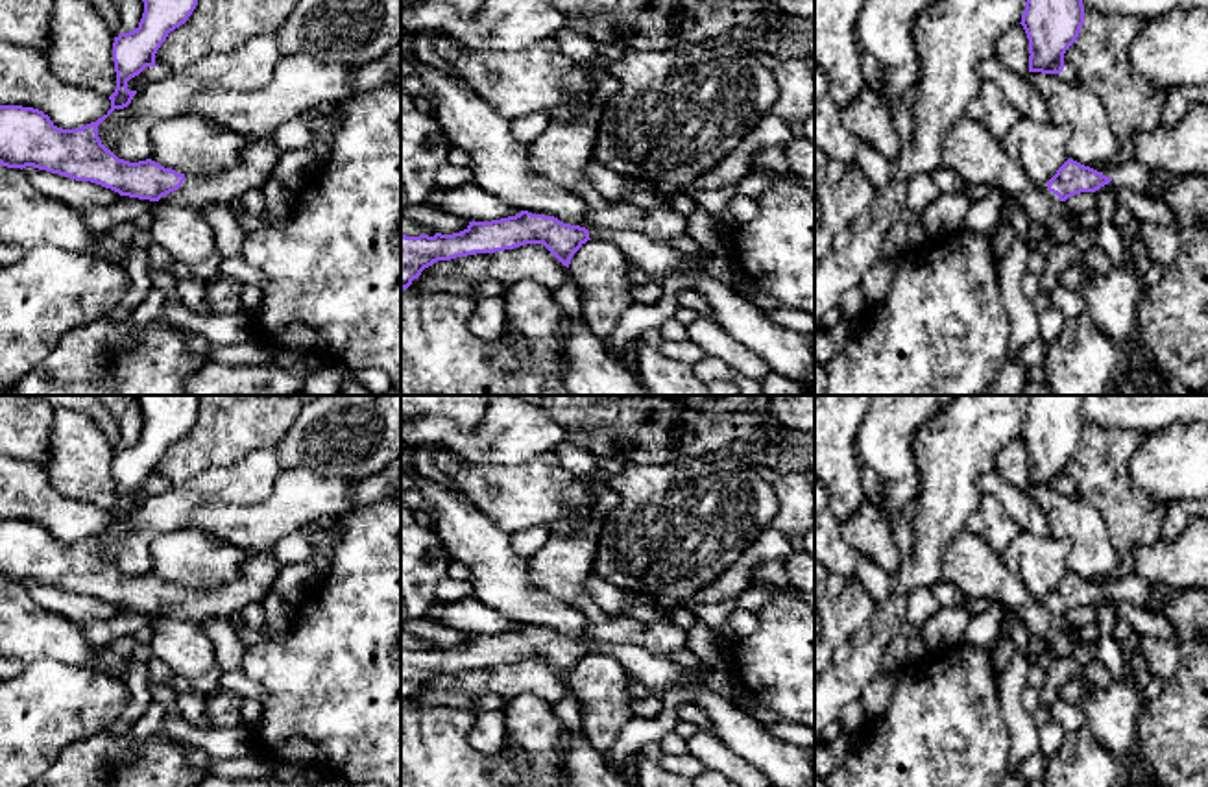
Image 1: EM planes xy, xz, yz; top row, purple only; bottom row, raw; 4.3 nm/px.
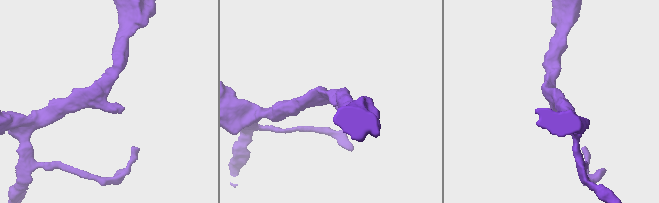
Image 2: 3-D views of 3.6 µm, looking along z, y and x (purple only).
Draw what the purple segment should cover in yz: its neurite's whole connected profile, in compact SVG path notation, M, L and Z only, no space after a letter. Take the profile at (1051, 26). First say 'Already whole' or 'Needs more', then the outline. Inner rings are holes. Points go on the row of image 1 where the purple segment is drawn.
Already whole. M1027 0L1020 22L1029 39L1029 72L1060 74L1066 50L1077 41L1084 24L1082 0Z

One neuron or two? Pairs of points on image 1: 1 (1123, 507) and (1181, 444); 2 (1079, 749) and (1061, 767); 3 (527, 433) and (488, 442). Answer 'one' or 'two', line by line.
1: two
2: one
3: one

